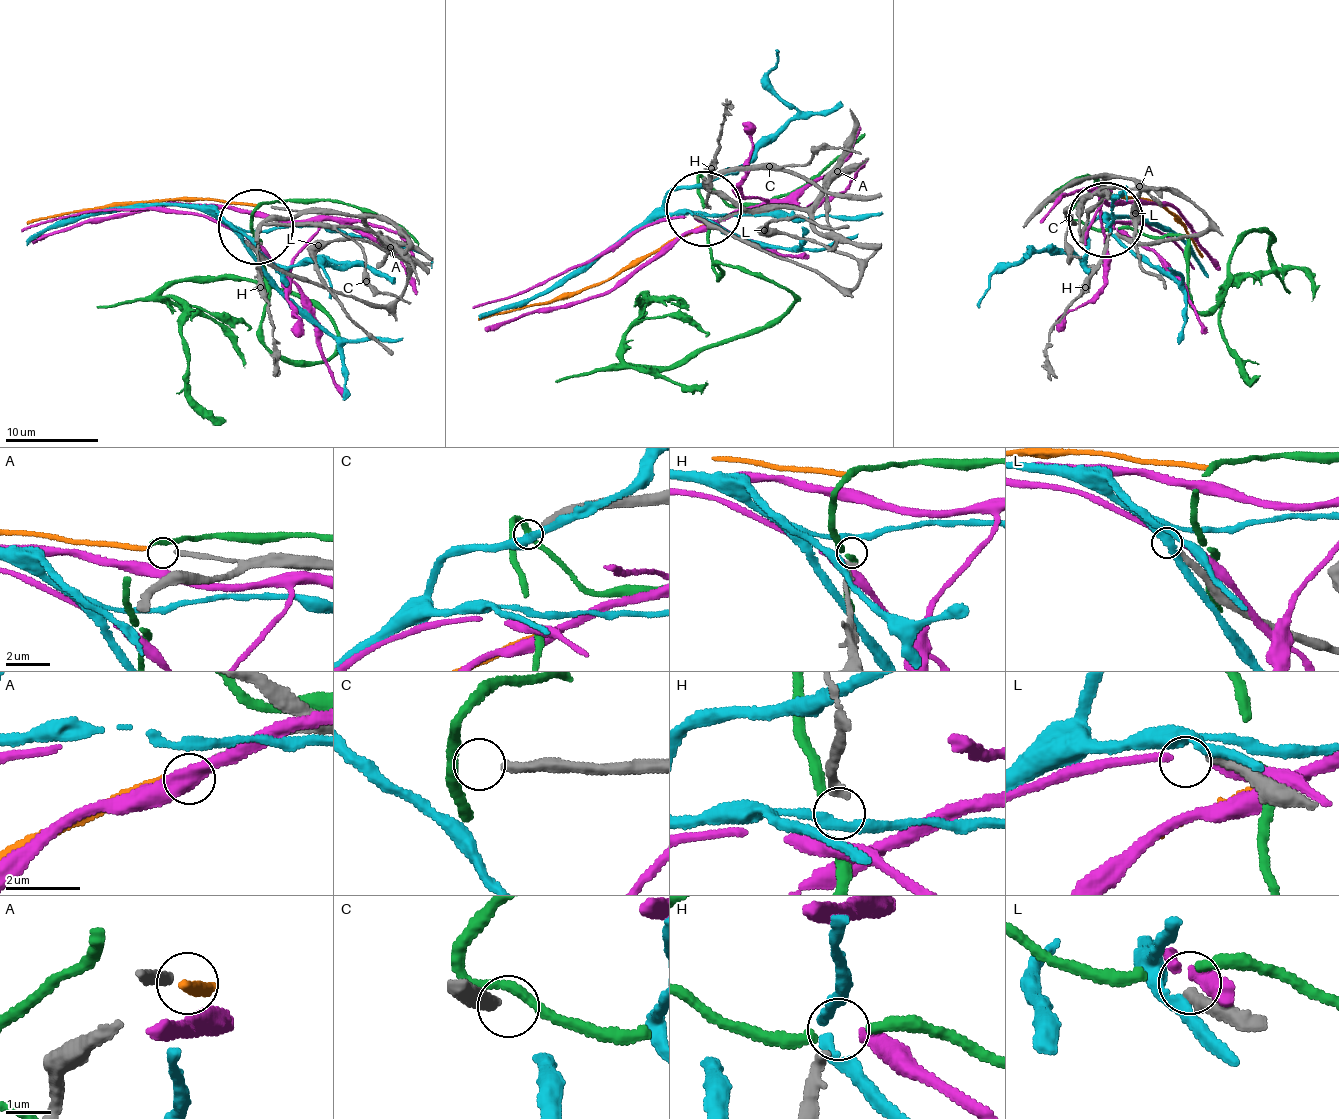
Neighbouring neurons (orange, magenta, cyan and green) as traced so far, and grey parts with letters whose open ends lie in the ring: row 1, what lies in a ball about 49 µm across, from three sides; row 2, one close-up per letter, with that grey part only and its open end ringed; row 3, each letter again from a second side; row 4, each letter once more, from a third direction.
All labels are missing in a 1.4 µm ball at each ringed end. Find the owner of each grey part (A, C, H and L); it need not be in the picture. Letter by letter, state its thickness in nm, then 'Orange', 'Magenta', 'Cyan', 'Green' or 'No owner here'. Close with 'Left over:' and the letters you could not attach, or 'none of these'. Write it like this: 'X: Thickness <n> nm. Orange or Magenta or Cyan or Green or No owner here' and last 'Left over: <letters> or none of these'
A: Thickness 240 nm. Orange
C: Thickness 300 nm. No owner here
H: Thickness 240 nm. No owner here
L: Thickness 280 nm. No owner here
Left over: C, H, L

